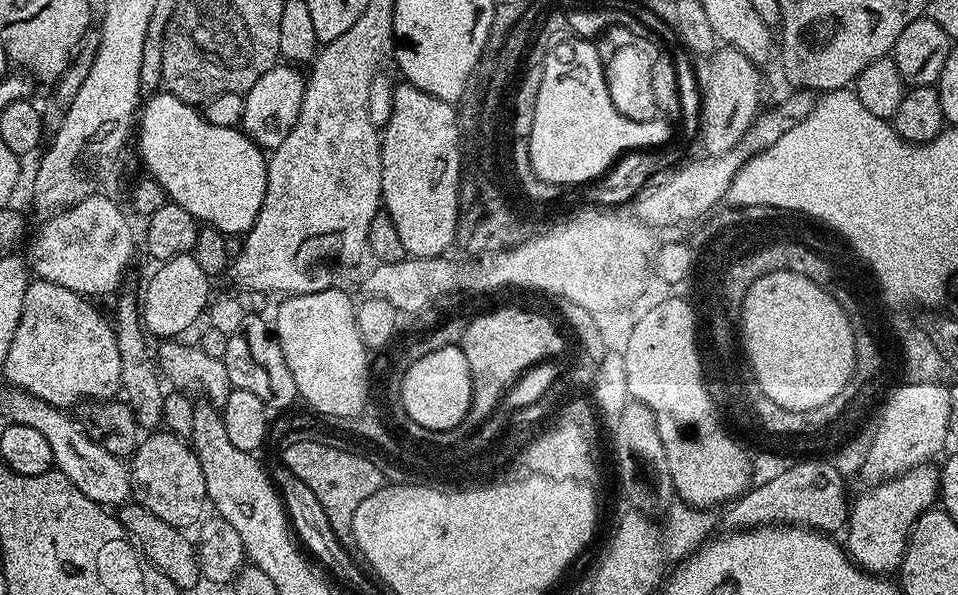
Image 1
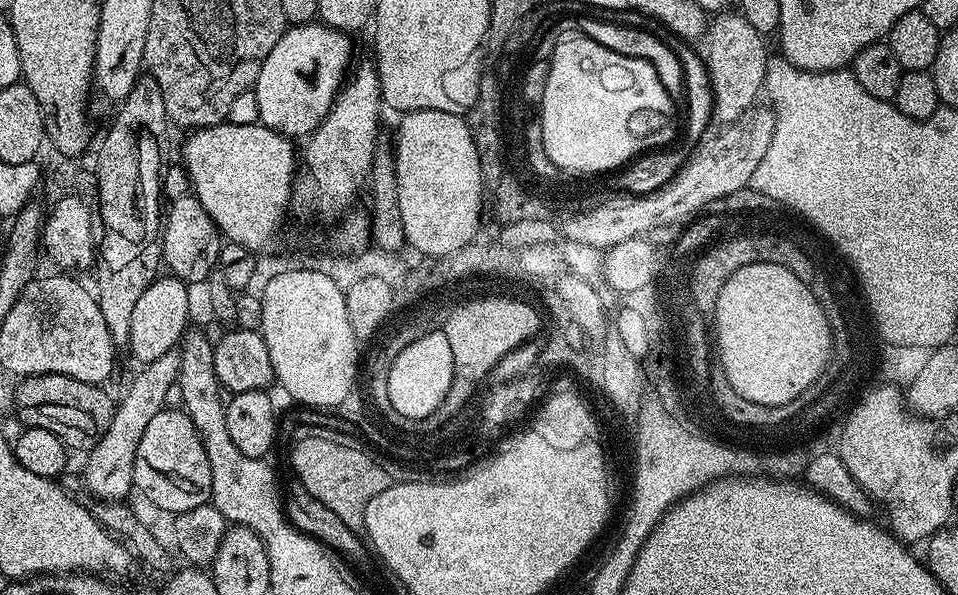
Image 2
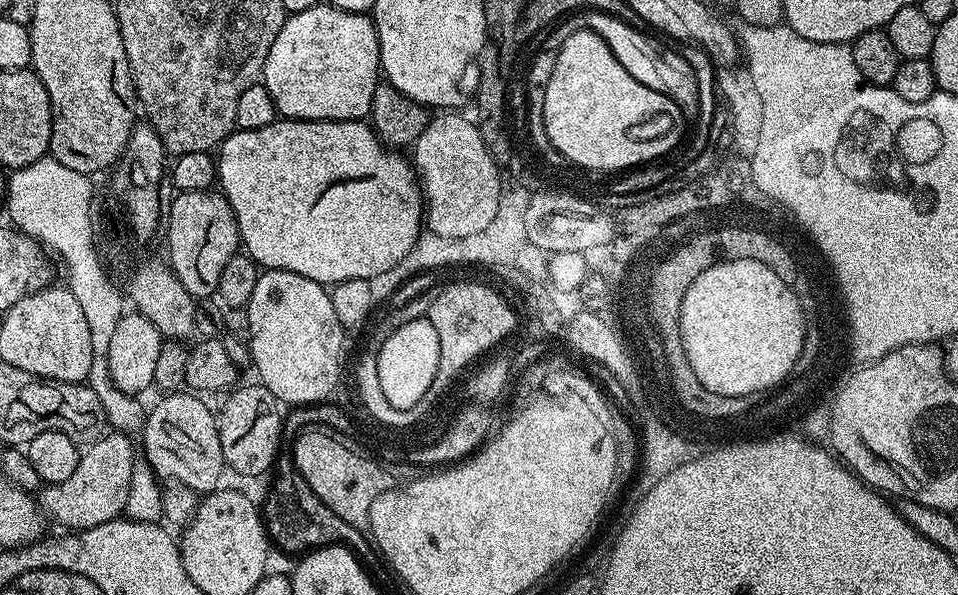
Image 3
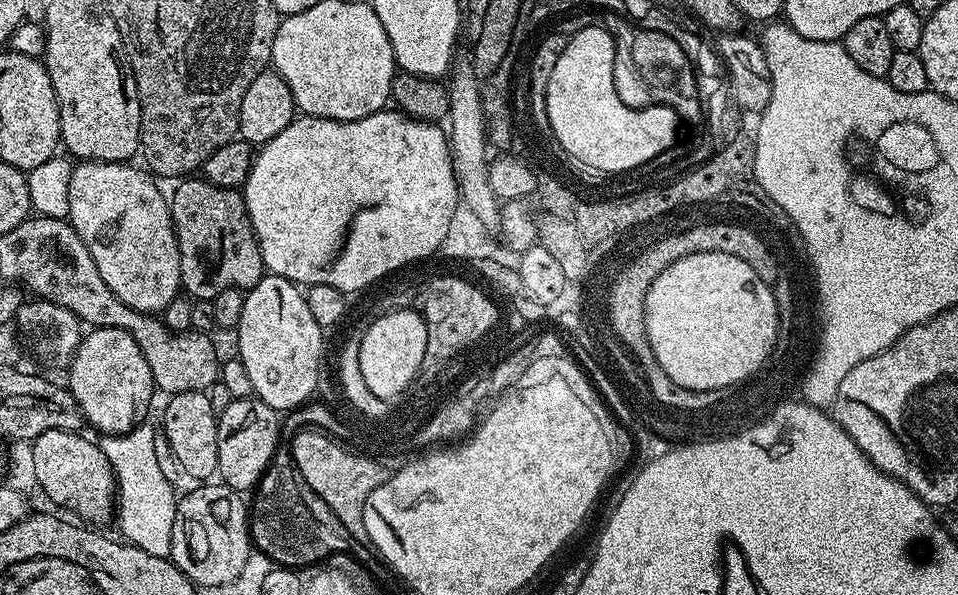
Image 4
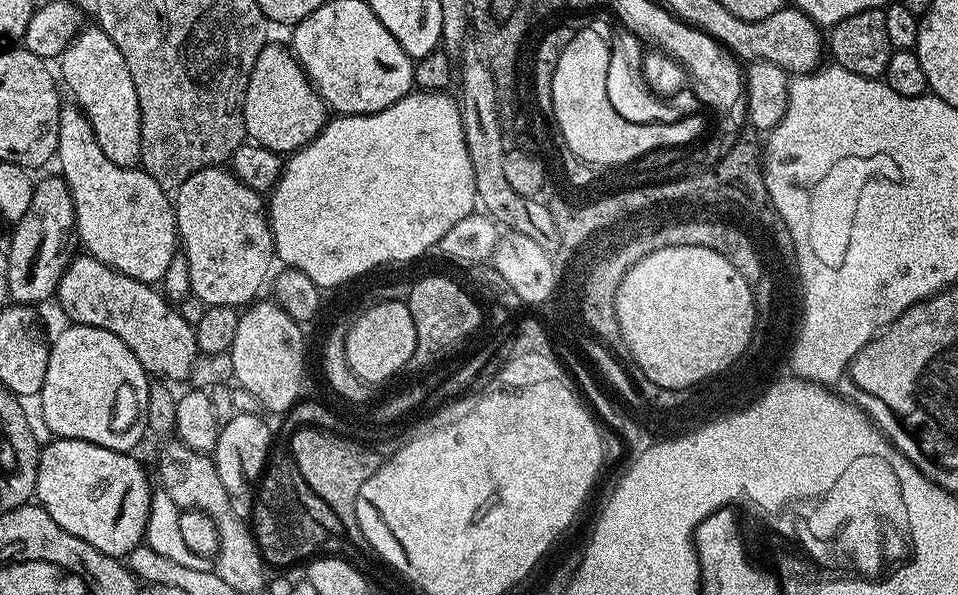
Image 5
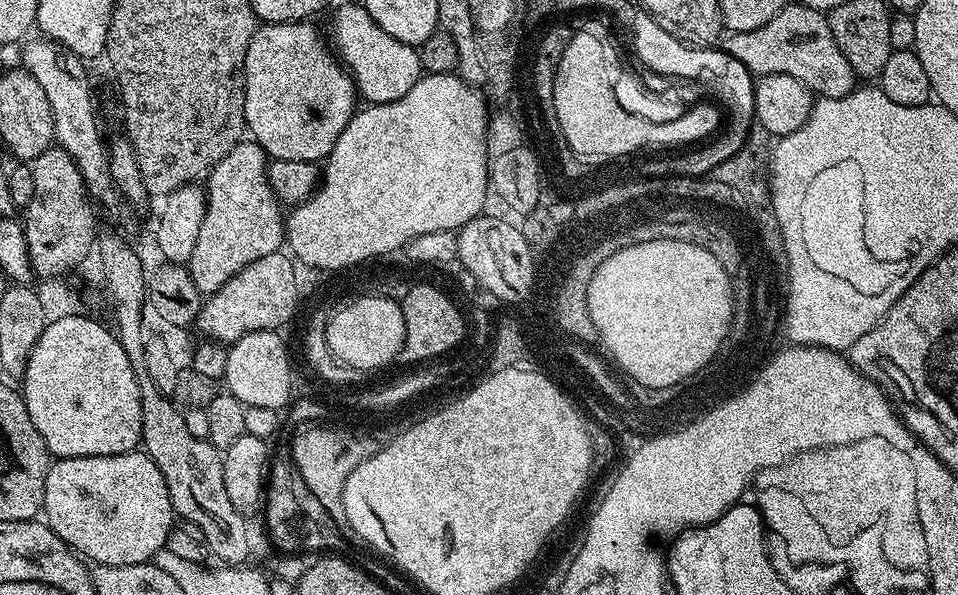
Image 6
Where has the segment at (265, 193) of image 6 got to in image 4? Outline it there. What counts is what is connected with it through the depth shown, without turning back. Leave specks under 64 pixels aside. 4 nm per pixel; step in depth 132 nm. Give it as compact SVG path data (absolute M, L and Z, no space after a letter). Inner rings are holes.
M196 178L181 179L172 196L170 192L183 291L197 301L211 302L222 290L253 288L266 269L243 195L237 189L214 186L203 178L192 179Z

